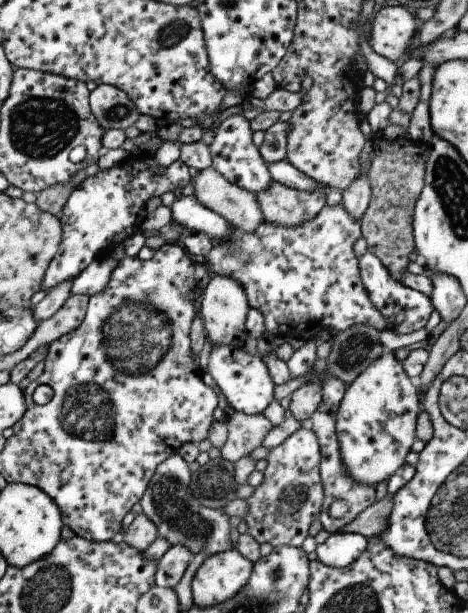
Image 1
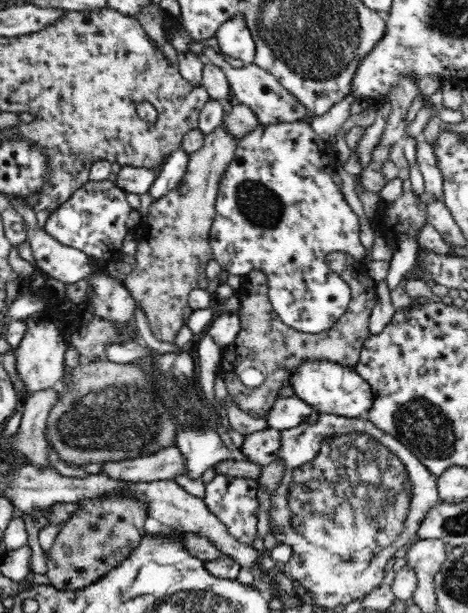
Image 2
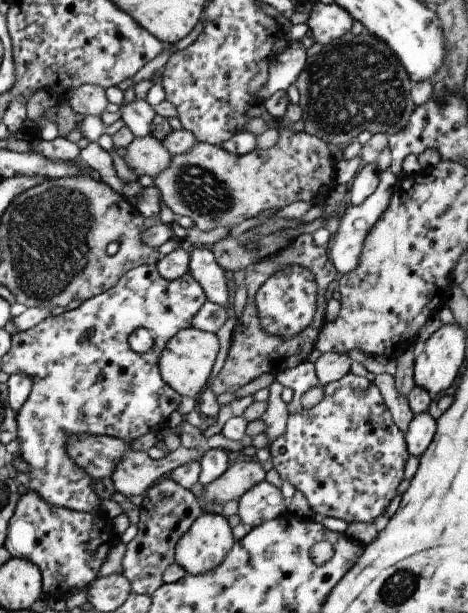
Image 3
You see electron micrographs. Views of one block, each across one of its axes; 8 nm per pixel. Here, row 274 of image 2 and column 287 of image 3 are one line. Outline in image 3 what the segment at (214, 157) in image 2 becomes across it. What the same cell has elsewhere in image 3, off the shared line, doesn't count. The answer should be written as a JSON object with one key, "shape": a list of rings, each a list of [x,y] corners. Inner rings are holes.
{"shape":[[[288,127],[278,131],[279,138],[274,146],[265,150],[256,148],[243,156],[204,141],[196,141],[188,152],[172,155],[168,168],[153,178],[161,199],[172,210],[171,216],[176,218],[189,216],[200,230],[208,231],[216,226],[240,224],[247,218],[257,217],[264,210],[282,209],[297,200],[310,204],[324,202],[337,186],[332,176],[334,168],[332,168],[332,155],[328,149],[329,144],[306,131],[295,132]]]}

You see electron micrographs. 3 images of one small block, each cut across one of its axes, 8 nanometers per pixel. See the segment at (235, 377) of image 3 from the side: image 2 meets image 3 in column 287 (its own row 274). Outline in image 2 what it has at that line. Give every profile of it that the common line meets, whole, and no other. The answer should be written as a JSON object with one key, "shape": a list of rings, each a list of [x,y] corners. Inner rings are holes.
{"shape":[[[342,251],[330,252],[324,260],[338,277],[344,278],[346,270],[352,268],[350,305],[346,313],[327,331],[310,334],[285,325],[275,312],[275,304],[269,299],[268,277],[260,270],[245,274],[240,288],[236,290],[241,303],[238,313],[241,329],[236,340],[221,352],[222,360],[219,367],[226,384],[228,398],[254,418],[260,418],[270,412],[280,396],[280,388],[290,386],[292,372],[304,360],[329,360],[354,368],[358,364],[364,342],[372,335],[369,318],[378,295],[376,281],[370,276],[367,263]]]}

